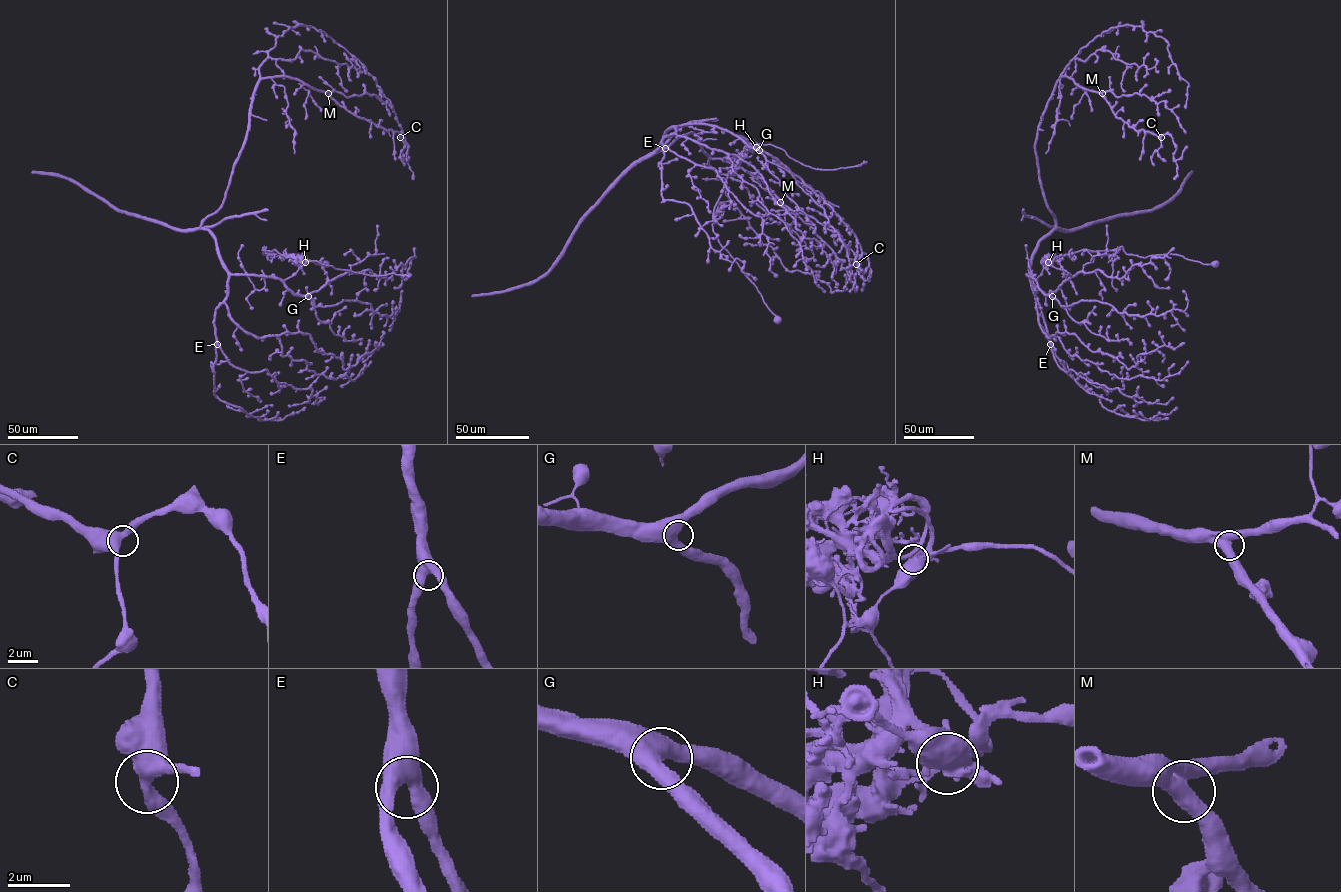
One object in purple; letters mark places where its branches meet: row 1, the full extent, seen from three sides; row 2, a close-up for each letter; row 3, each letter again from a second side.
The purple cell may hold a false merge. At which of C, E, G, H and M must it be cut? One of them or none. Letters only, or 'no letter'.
H

